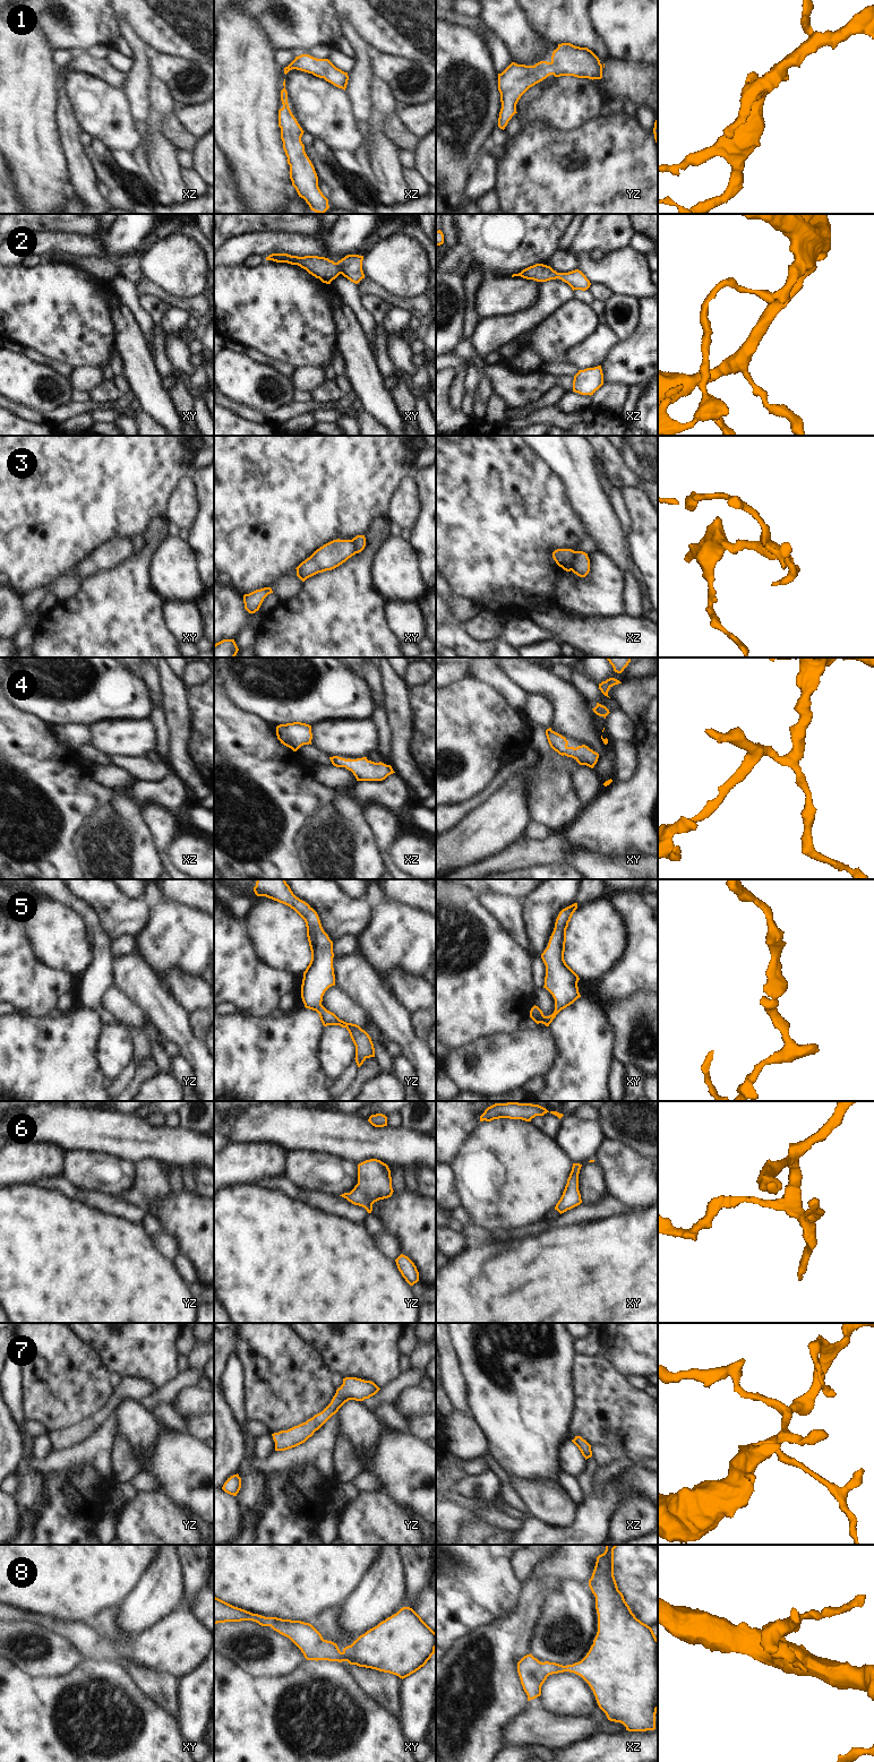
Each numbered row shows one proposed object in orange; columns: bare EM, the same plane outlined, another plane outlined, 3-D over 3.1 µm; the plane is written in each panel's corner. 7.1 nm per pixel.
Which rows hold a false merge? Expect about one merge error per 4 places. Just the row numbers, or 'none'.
3

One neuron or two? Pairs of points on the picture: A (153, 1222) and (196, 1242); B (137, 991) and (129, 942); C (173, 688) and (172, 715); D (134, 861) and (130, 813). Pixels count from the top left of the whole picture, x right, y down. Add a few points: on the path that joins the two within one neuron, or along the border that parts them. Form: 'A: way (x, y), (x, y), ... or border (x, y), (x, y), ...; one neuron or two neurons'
A: border (148, 1213), (157, 1220), (161, 1230); two neurons
B: border (134, 951), (127, 954), (112, 954); two neurons
C: way (173, 695), (173, 708); one neuron
D: way (130, 849), (130, 825); one neuron

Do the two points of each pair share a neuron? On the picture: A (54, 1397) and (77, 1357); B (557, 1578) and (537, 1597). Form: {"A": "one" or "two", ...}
{"A": "one", "B": "one"}

